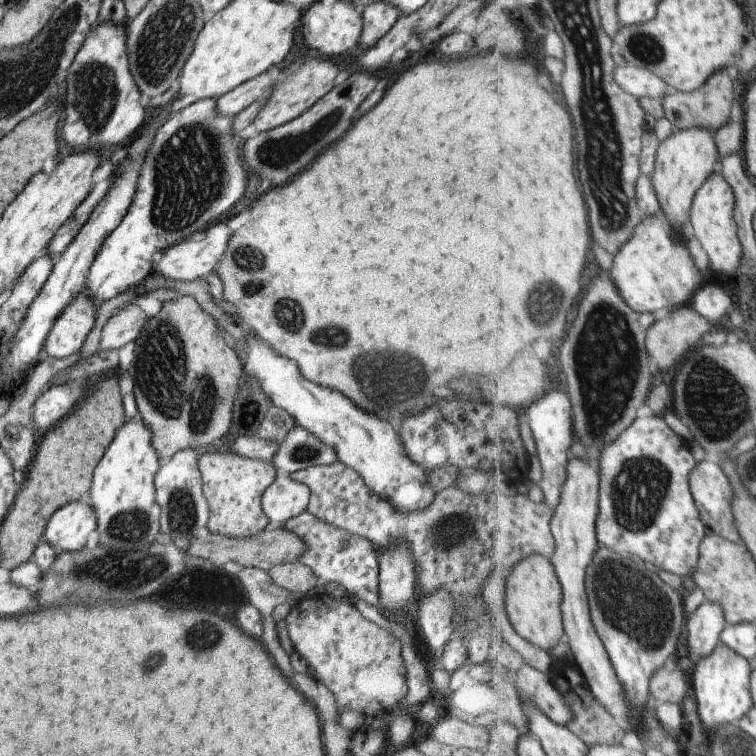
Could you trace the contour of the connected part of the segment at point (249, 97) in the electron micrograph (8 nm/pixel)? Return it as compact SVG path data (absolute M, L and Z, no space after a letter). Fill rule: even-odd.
M265 70L263 74L241 83L219 96L215 110L221 116L234 116L261 98L265 92L270 91L275 83L276 81L270 79L267 70Z

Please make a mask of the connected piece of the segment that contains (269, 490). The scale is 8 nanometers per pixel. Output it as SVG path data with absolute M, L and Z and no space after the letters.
M284 474L275 476L273 482L263 490L260 506L269 525L281 527L289 518L304 511L308 498L309 488Z

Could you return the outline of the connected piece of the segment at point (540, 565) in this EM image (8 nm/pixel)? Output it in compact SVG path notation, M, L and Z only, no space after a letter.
M531 554L523 558L515 568L506 576L507 602L505 610L507 616L523 638L550 652L565 637L564 623L564 587L560 577L556 573L556 567L552 560L548 560L541 554Z

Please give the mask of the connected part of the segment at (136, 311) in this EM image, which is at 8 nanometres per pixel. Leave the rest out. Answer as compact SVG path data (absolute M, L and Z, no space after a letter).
M135 304L118 309L111 315L101 329L97 351L122 349L129 340L134 340L148 317Z

